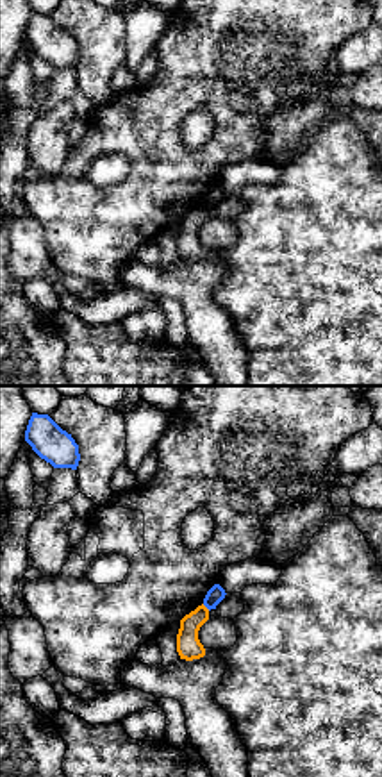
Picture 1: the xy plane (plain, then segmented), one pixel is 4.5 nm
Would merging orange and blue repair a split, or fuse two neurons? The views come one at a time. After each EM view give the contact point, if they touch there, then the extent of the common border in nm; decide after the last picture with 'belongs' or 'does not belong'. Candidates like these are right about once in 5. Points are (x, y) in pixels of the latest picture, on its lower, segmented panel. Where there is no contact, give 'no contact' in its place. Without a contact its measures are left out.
contact (204, 606); length 50 nm

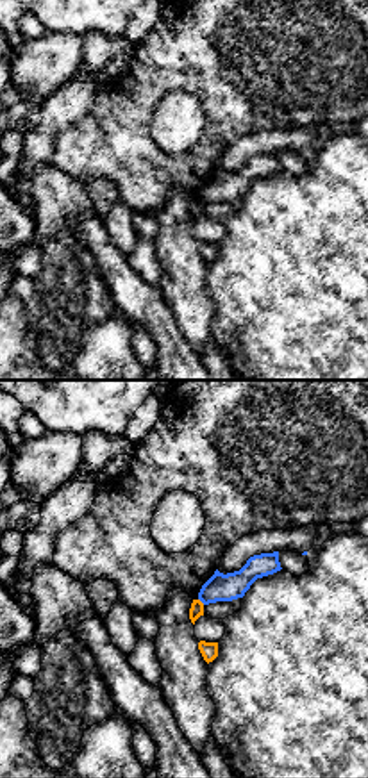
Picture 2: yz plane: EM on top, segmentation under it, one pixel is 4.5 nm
contact (200, 602); length 40 nm

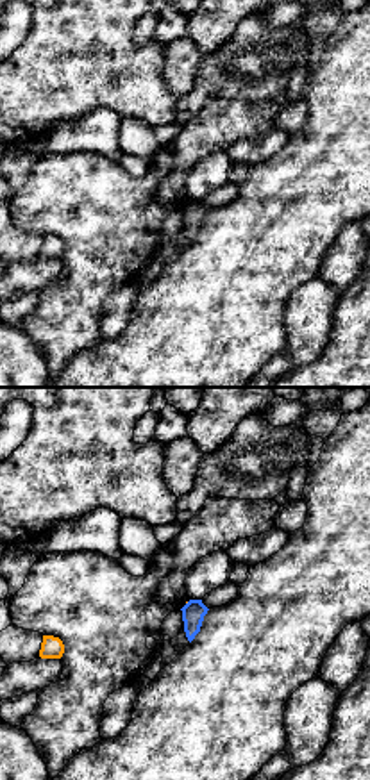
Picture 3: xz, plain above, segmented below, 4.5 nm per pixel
no contact

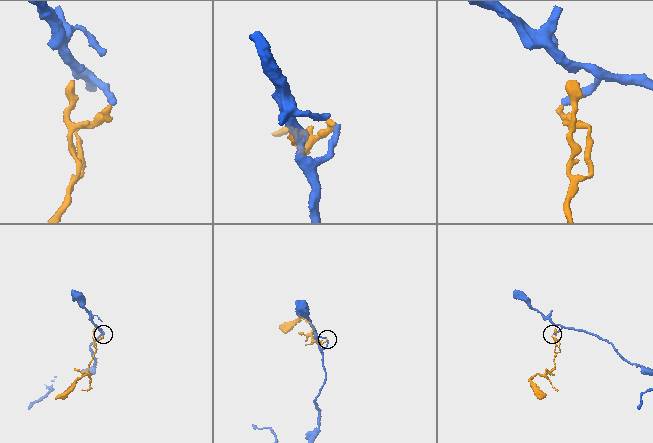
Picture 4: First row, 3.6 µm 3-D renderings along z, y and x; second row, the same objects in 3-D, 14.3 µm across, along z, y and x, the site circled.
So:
does not belong

